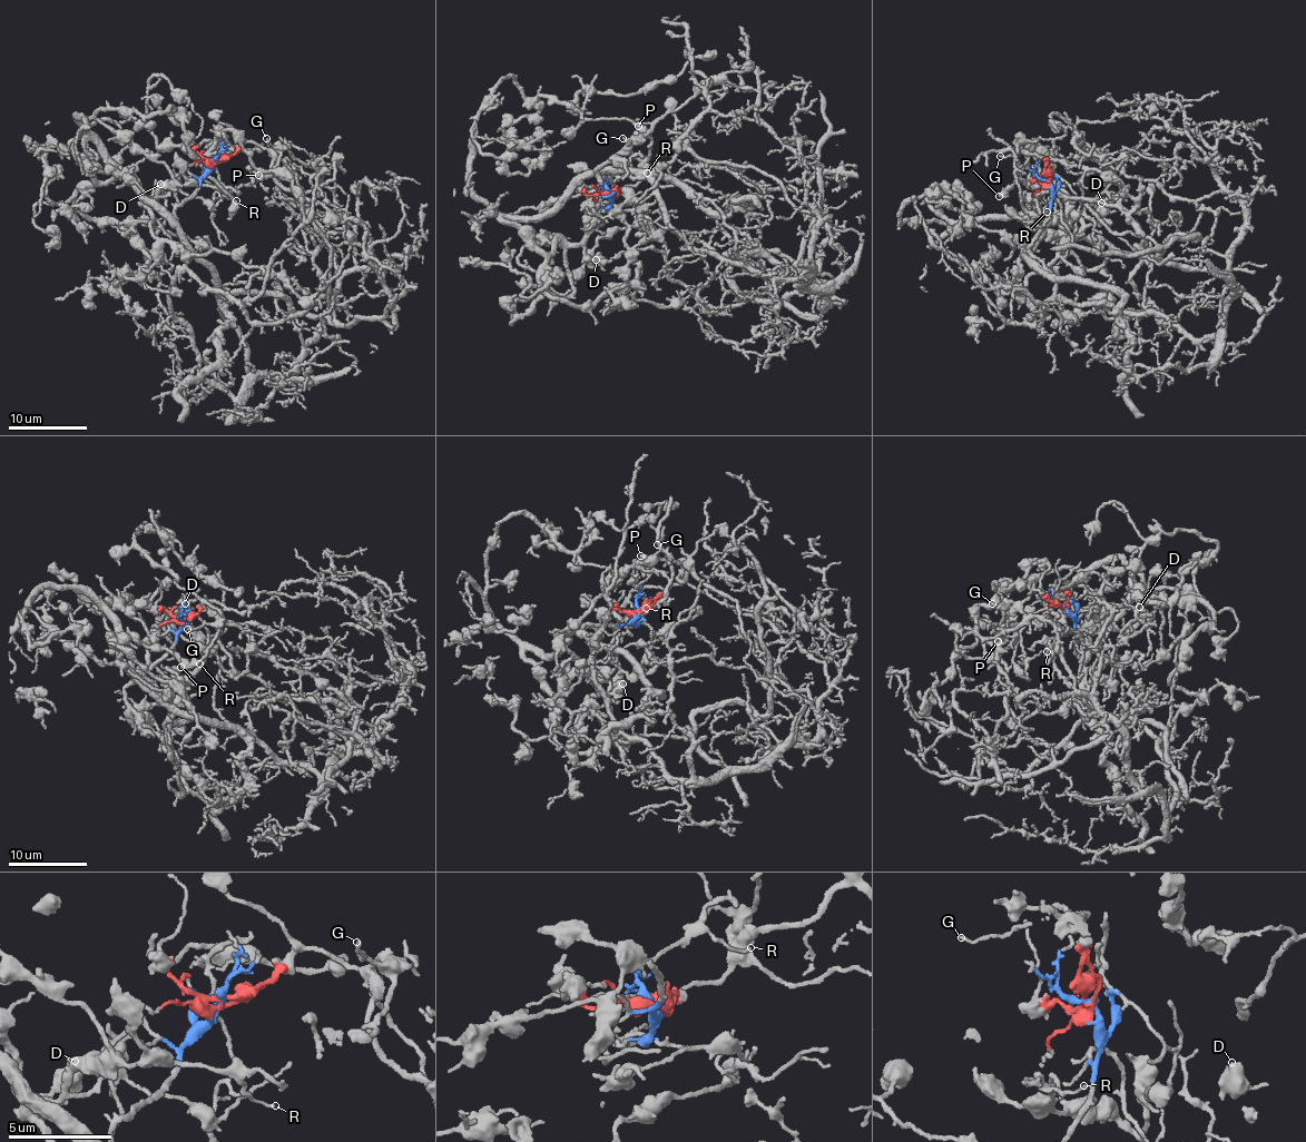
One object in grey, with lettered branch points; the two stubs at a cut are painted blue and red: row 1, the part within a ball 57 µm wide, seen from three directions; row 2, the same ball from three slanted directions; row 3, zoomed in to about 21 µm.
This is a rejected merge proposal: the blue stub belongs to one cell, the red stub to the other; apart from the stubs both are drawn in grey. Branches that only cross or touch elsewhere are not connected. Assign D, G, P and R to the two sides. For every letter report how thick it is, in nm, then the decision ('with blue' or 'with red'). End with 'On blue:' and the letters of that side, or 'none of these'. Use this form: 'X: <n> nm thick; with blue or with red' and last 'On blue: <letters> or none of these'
D: 650 nm thick; with blue
G: 140 nm thick; with red
P: 400 nm thick; with red
R: 100 nm thick; with blue
On blue: D, R

